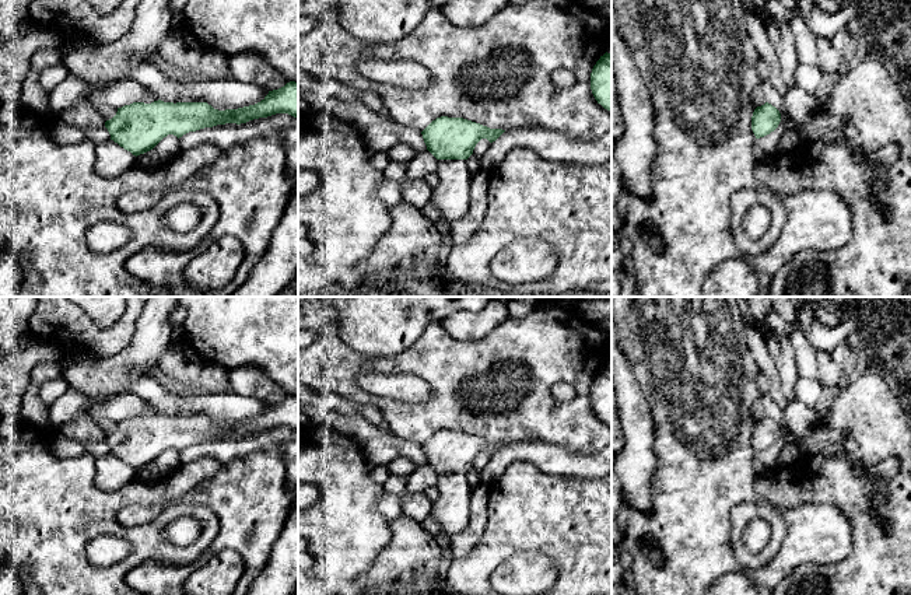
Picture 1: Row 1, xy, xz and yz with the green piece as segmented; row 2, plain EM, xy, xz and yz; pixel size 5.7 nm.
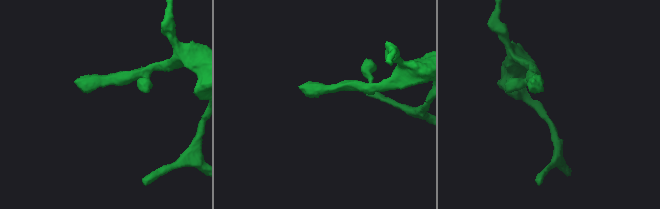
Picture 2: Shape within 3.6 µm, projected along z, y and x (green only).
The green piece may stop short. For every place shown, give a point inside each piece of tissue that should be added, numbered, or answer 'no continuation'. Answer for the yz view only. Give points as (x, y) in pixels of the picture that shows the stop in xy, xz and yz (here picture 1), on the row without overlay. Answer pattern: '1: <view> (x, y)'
no continuation

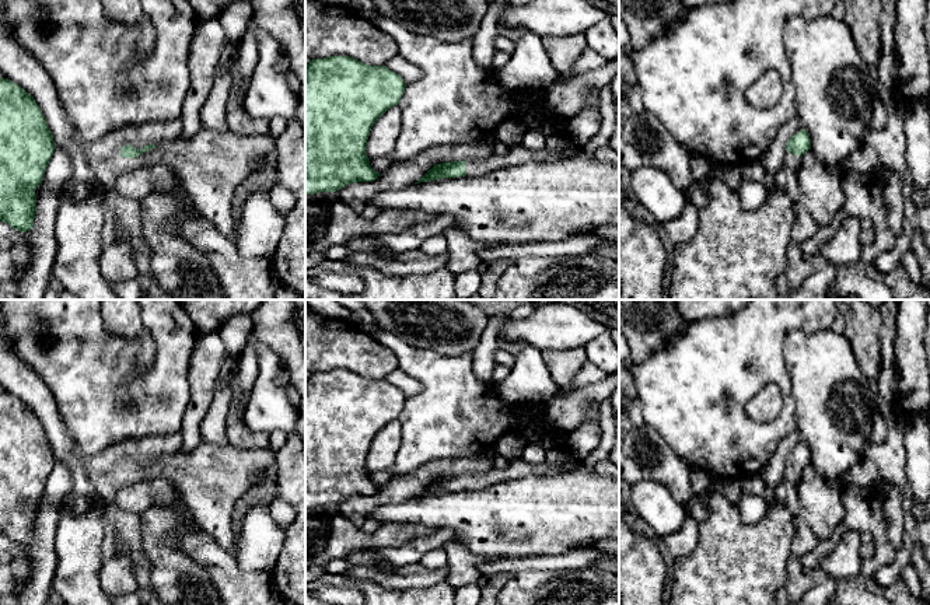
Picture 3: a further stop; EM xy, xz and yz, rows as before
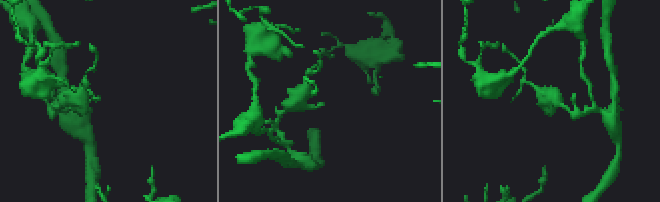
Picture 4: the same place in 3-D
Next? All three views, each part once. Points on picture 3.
1: xy (210, 479)

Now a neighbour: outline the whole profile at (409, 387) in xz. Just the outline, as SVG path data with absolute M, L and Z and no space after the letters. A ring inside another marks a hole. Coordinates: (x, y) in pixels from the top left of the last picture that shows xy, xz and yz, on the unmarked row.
M395 370L387 377L387 381L402 391L406 398L410 398L422 391L422 384L406 375L402 370Z

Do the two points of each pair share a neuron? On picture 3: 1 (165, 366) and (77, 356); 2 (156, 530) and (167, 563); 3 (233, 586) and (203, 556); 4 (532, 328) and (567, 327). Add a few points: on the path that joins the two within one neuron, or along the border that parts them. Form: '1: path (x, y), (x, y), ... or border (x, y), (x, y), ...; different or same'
1: path (143, 385), (107, 385), (100, 378); same
2: path (156, 538), (156, 548), (163, 555); same
3: path (228, 577), (212, 558); same
4: path (541, 328), (559, 327); same

